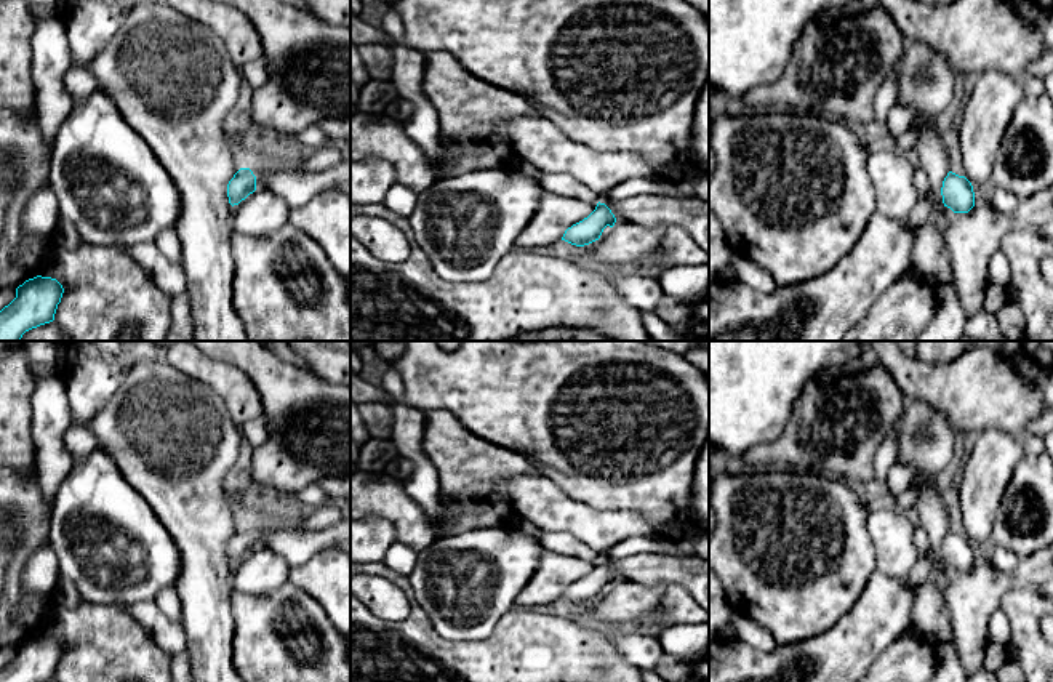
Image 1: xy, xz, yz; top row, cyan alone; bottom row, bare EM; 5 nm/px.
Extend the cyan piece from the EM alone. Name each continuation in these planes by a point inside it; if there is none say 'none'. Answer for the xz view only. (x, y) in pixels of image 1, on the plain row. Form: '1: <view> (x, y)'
1: xz (650, 569)

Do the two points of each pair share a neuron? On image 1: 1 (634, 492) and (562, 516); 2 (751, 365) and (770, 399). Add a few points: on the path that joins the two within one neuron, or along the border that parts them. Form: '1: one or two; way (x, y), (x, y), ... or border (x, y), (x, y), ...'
1: two; border (559, 489), (596, 508), (629, 509)
2: one; way (751, 373), (751, 380), (762, 391)

